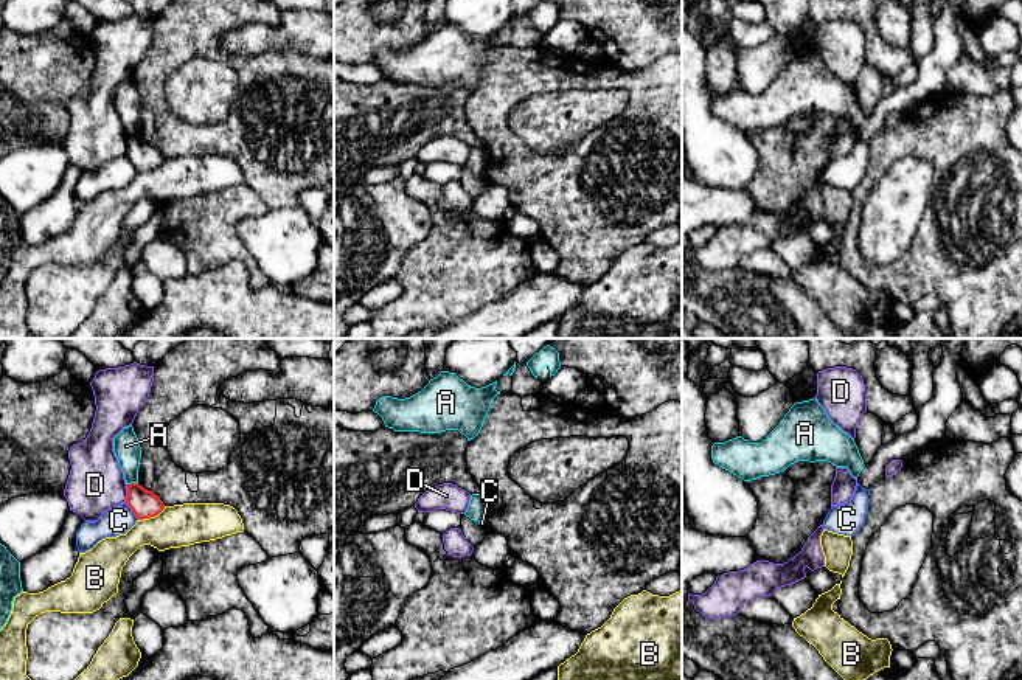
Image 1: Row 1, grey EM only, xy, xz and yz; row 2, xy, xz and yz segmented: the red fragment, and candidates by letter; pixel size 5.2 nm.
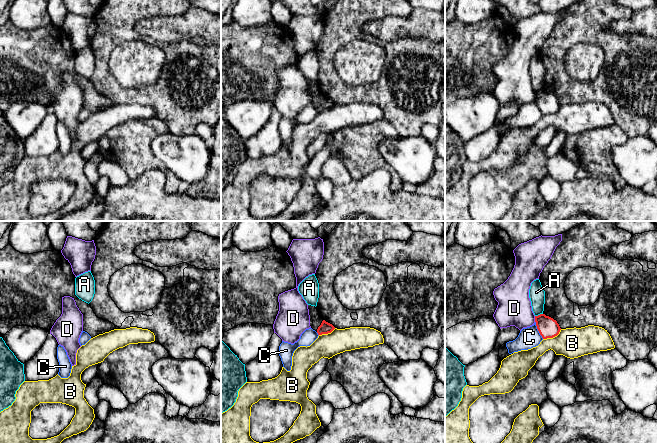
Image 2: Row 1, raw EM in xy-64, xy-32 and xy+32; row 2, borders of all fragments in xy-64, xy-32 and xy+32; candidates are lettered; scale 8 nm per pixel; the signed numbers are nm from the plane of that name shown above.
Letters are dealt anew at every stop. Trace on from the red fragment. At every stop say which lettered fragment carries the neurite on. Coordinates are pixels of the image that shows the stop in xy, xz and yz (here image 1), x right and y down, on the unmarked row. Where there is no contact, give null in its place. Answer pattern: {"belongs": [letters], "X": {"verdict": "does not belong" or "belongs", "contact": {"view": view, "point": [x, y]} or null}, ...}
{"belongs": [], "A": {"verdict": "does not belong", "contact": {"view": "xy", "point": [132, 135]}}, "B": {"verdict": "does not belong", "contact": {"view": "xy", "point": [151, 168]}}, "C": {"verdict": "does not belong", "contact": {"view": "xy", "point": [132, 163]}}, "D": {"verdict": "does not belong", "contact": {"view": "xy", "point": [128, 146]}}}

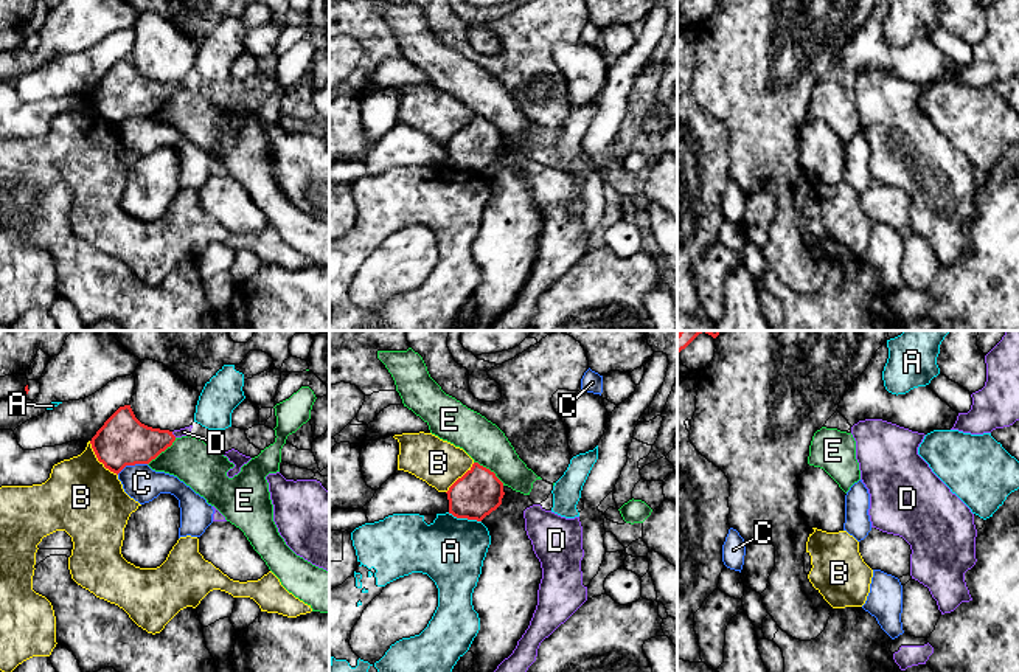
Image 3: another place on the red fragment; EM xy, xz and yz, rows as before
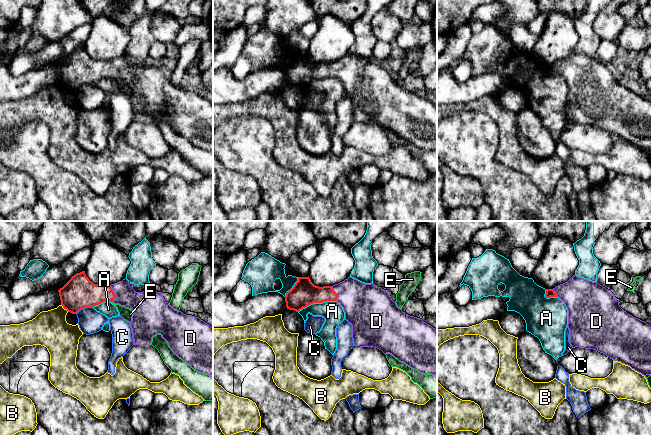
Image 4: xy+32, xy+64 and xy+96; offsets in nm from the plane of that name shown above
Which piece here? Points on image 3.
{"belongs": ["D"], "A": {"verdict": "does not belong", "contact": {"view": "xz", "point": [465, 169]}}, "B": {"verdict": "does not belong", "contact": {"view": "xy", "point": [98, 112]}}, "C": {"verdict": "does not belong", "contact": {"view": "xy", "point": [131, 117]}}, "D": {"verdict": "belongs", "contact": {"view": "xy", "point": [173, 87]}}, "E": {"verdict": "does not belong", "contact": {"view": "xz", "point": [488, 121]}}}

